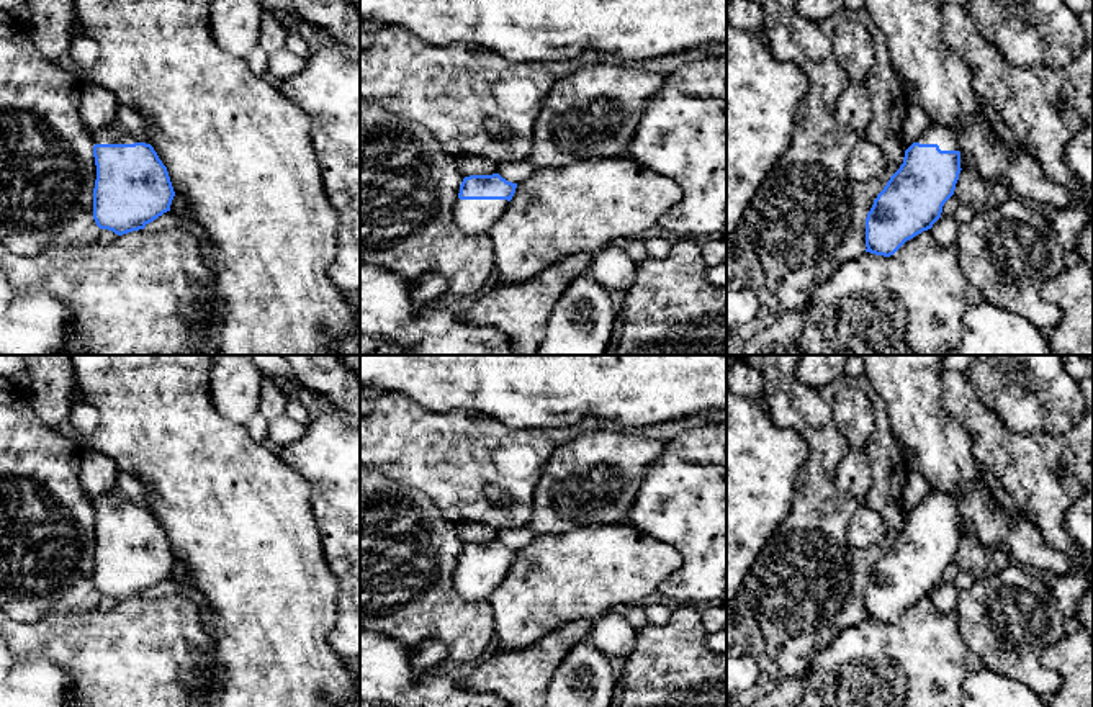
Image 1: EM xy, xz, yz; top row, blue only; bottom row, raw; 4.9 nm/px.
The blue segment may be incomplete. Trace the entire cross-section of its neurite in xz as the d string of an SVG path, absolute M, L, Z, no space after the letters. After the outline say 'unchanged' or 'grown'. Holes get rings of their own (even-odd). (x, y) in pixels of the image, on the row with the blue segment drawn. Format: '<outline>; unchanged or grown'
M499 173L465 177L453 208L455 224L470 236L489 234L507 209L515 188L517 183Z; grown

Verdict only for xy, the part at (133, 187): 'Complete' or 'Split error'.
Split error

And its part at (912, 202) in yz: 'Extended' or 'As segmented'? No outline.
Extended

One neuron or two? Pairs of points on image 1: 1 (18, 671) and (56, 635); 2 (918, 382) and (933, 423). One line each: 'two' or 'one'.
1: two
2: one

